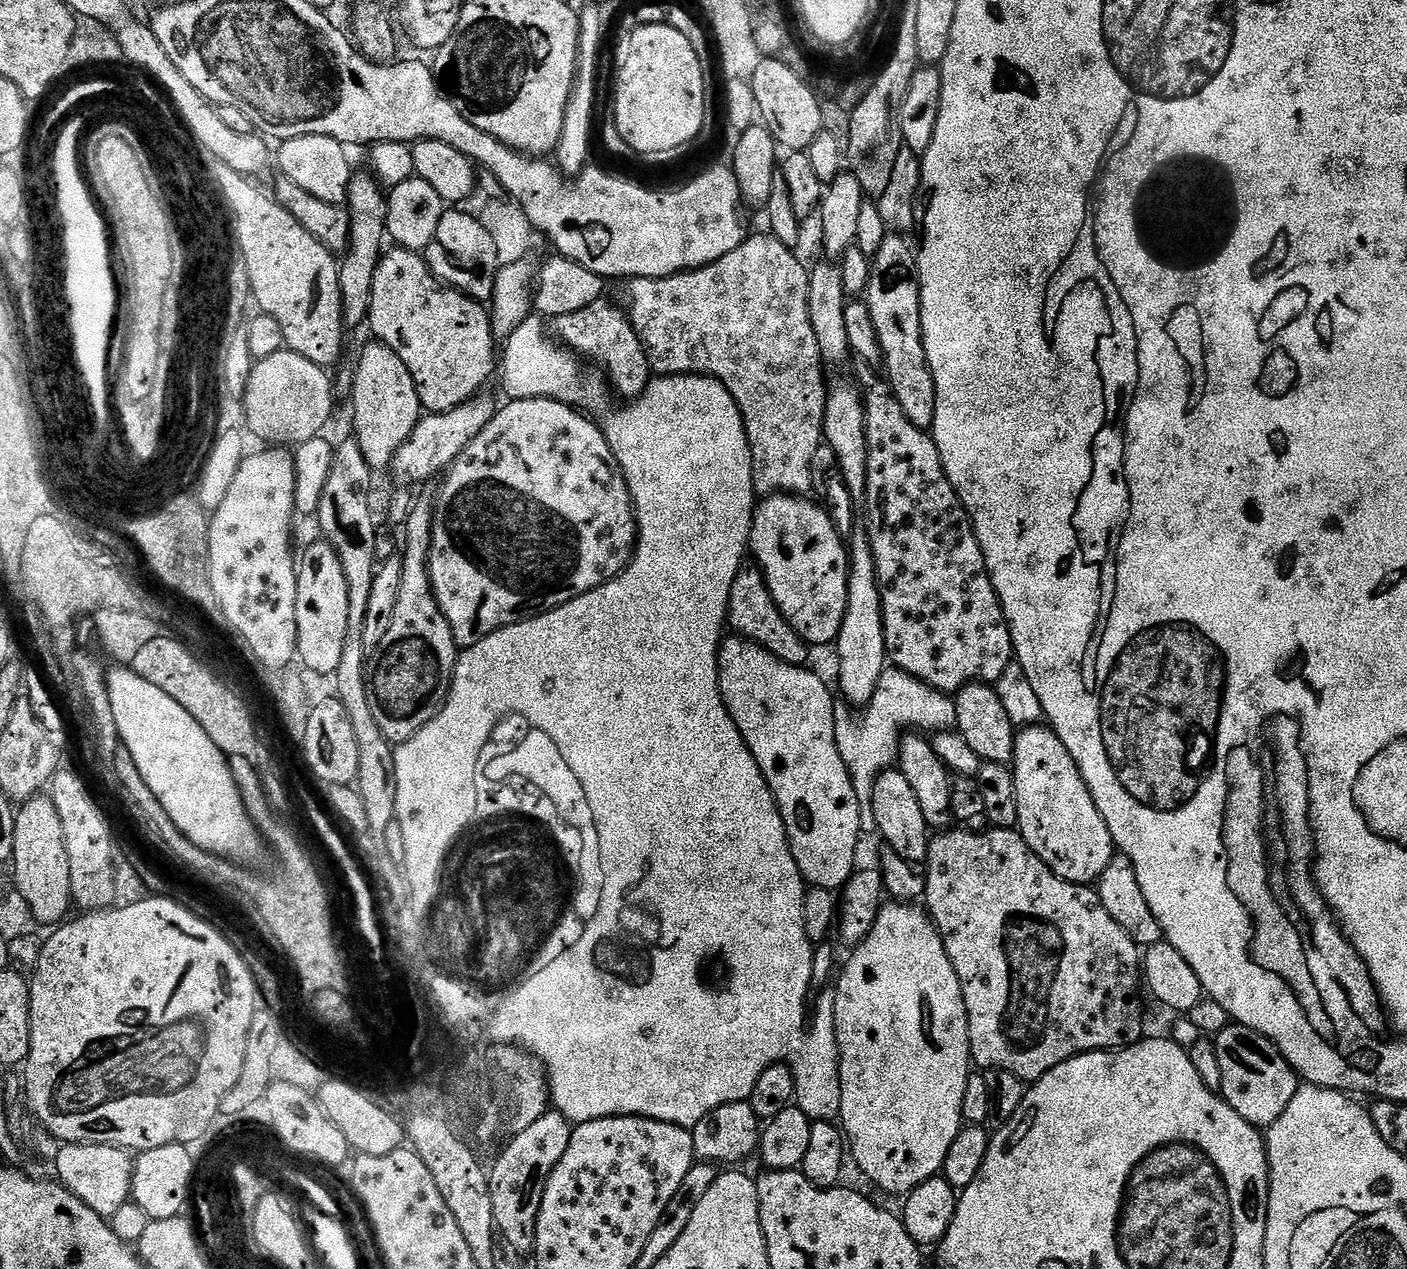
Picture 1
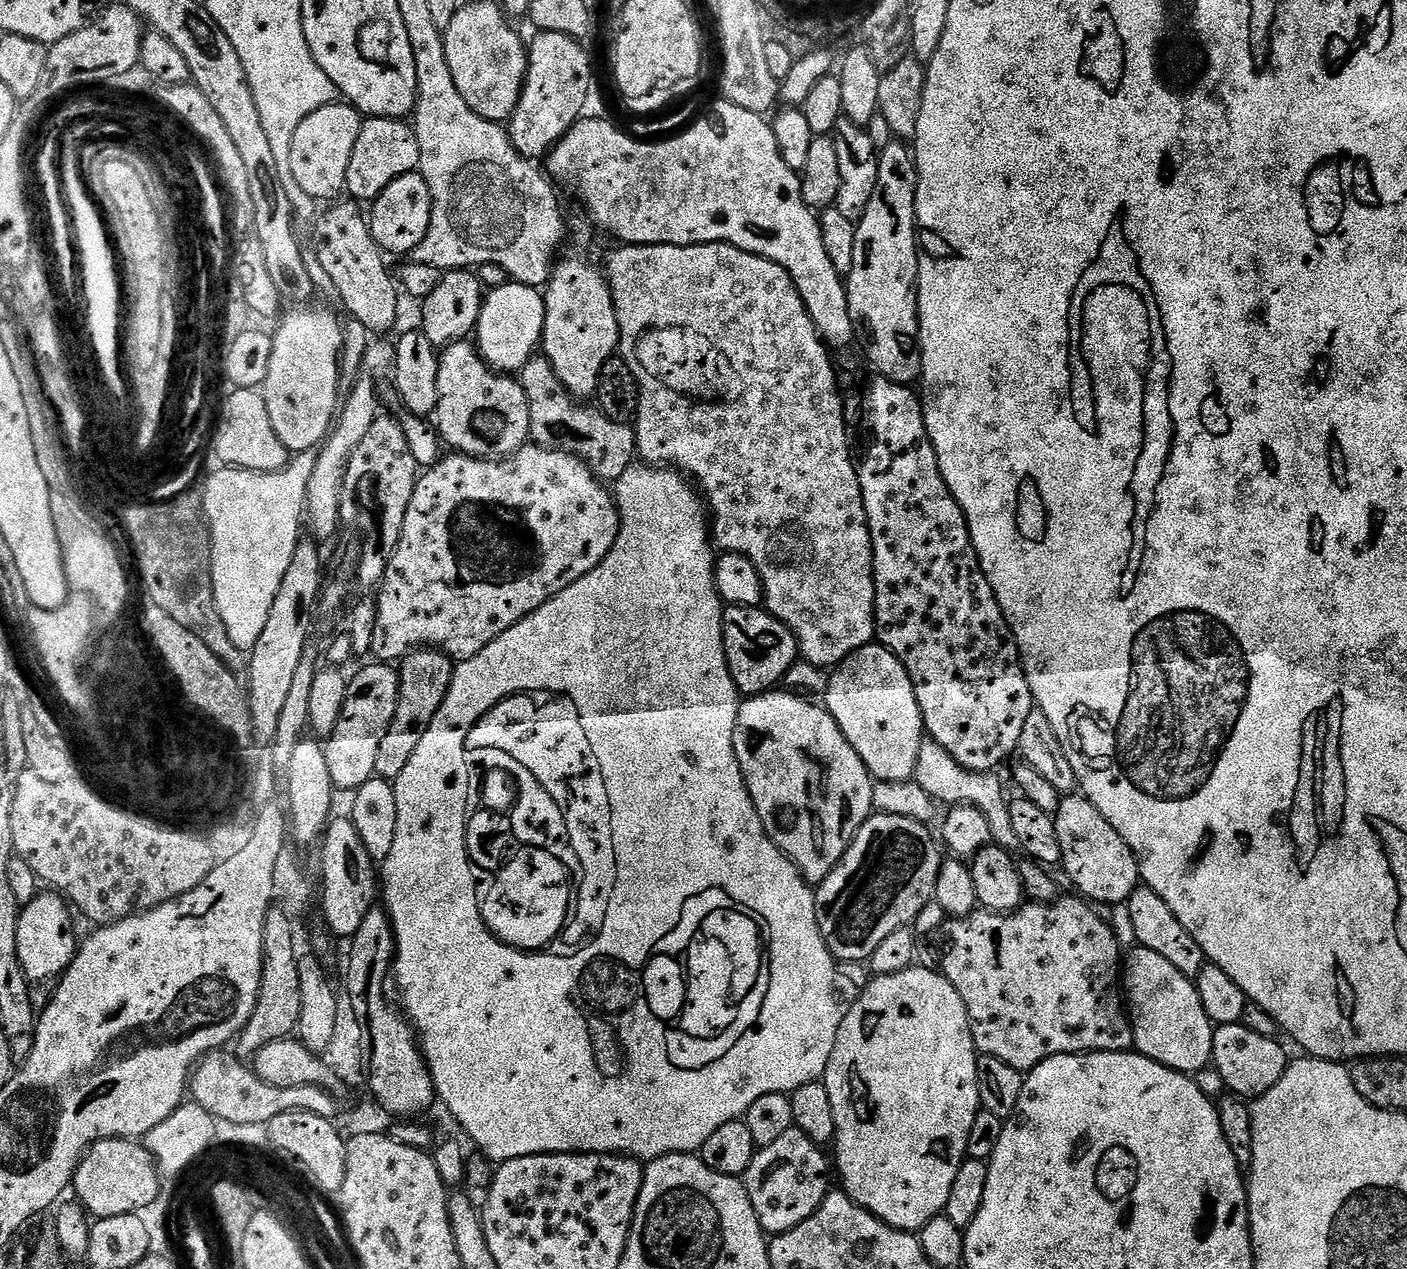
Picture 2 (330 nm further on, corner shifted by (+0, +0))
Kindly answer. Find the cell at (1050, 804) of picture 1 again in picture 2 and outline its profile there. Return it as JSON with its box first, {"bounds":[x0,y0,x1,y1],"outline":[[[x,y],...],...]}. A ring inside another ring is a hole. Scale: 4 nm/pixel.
{"bounds":[1054,794,1141,906],"outline":[[[1068,794],[1061,799],[1054,817],[1058,838],[1062,846],[1062,870],[1072,880],[1072,888],[1081,897],[1089,901],[1104,903],[1111,906],[1123,905],[1134,894],[1136,888],[1141,887],[1140,867],[1136,861],[1136,855],[1130,850],[1128,843],[1102,818],[1098,806],[1094,806],[1082,794]]]}

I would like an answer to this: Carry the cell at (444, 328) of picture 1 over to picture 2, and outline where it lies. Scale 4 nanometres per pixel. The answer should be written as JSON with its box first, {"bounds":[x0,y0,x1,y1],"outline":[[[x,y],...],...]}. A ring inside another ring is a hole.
{"bounds":[434,342,532,460],"outline":[[[461,342],[458,344],[449,344],[447,348],[439,353],[440,365],[438,366],[437,376],[437,408],[434,413],[434,427],[439,433],[441,441],[445,445],[448,444],[449,449],[455,450],[457,453],[465,456],[473,456],[479,460],[503,460],[506,456],[513,456],[519,448],[529,443],[532,431],[530,430],[530,406],[526,402],[526,390],[522,390],[519,379],[515,375],[497,372],[496,369],[490,367],[484,359],[480,357],[480,349],[475,343]]]}

